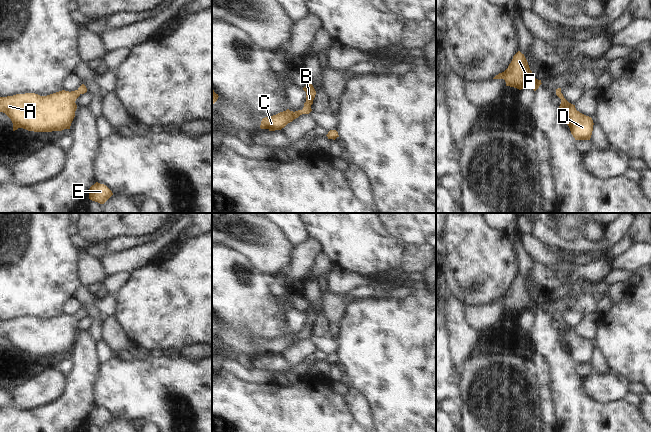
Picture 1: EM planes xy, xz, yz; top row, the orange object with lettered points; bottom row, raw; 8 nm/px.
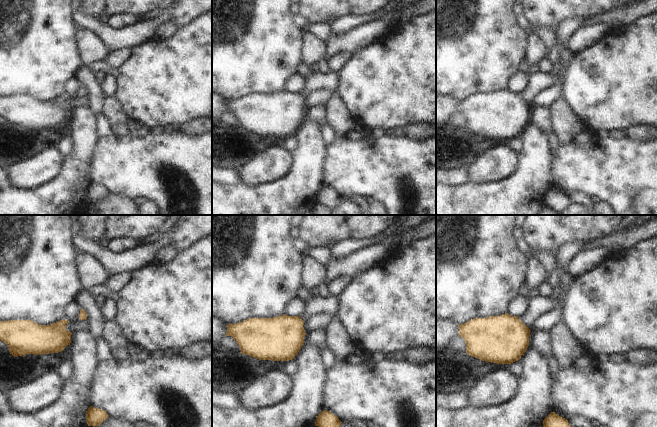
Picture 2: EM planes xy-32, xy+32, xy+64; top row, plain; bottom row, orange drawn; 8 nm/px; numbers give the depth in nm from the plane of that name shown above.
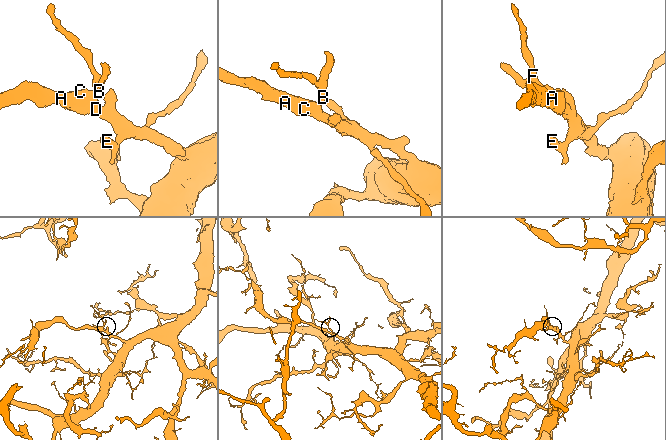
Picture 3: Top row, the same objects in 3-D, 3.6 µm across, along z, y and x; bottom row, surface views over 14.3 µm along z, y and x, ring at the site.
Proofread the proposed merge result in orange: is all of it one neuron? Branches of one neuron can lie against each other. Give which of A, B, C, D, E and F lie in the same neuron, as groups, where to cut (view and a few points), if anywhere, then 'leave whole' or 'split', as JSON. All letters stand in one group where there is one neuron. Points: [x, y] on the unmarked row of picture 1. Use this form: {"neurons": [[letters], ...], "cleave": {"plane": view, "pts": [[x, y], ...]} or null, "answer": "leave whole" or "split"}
{"neurons": [["A", "B", "C", "D", "E", "F"]], "cleave": null, "answer": "leave whole"}

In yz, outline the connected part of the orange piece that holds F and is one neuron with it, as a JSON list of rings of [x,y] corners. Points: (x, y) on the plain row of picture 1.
[[[520,275],[513,280],[508,292],[504,296],[496,299],[493,303],[504,303],[506,310],[514,311],[519,314],[532,312],[536,315],[542,308],[541,304],[534,301],[524,278]]]

